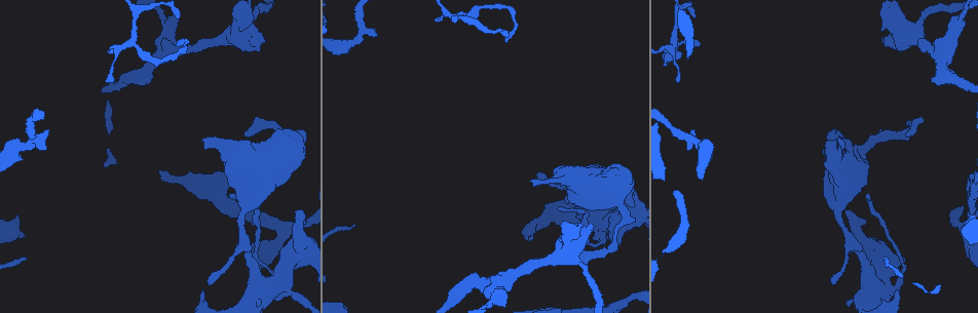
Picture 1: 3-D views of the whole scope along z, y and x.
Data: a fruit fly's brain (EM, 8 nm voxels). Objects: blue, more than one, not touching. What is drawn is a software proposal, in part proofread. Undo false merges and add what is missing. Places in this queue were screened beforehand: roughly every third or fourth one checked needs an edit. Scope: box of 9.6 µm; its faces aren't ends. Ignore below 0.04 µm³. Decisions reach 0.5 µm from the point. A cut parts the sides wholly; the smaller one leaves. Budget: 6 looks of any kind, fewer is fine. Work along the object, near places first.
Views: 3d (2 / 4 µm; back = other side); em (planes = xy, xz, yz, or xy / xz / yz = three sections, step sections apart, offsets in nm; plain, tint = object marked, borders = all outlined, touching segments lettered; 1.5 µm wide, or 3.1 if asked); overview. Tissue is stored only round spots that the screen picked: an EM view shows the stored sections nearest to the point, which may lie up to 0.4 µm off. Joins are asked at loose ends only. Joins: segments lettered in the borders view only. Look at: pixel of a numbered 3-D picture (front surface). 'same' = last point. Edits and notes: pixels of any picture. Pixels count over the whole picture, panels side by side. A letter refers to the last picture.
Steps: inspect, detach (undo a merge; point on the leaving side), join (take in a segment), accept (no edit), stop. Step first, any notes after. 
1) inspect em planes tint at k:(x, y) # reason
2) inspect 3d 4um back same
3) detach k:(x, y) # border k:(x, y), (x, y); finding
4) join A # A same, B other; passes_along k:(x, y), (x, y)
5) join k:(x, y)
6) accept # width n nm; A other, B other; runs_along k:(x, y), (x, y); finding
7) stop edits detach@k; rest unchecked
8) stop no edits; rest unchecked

inspect em planes plain at 1:(203, 138) # an open end

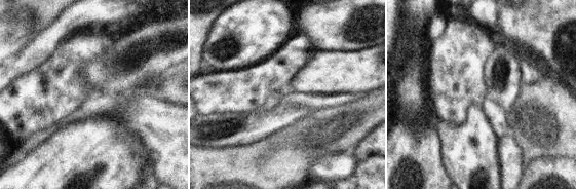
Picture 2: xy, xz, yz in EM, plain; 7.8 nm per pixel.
inspect em planes borders same # what lies round it

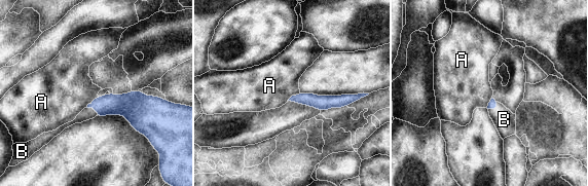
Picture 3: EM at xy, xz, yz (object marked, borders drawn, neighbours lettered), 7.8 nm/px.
join B # A other, B same; passes_along 3:(125, 105), (94, 108), (87, 113); it goes on there

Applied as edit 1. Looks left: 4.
inspect overview

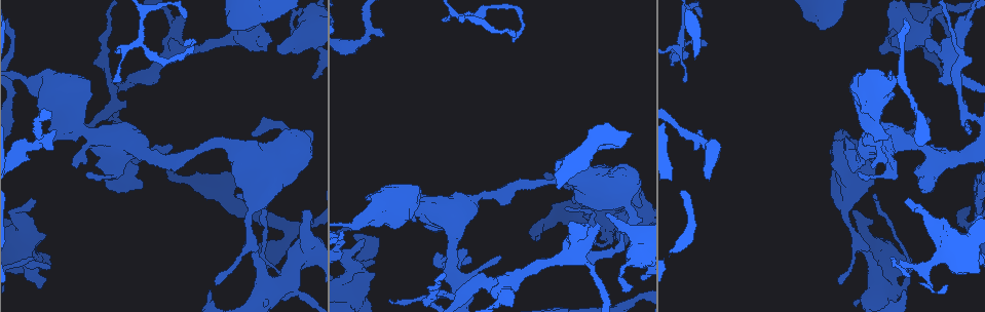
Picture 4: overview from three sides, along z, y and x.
inspect em planes borders at 4:(302, 297)

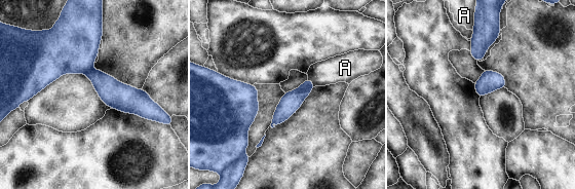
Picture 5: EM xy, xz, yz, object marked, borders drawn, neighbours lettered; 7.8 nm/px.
detach 5:(112, 92) # longest_contact A 80 nm; A other; part_leaving 5:(89, 75), (166, 119); a second cell is stuck on

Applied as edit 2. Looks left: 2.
stop edits join@3, detach@5; rest unchecked

